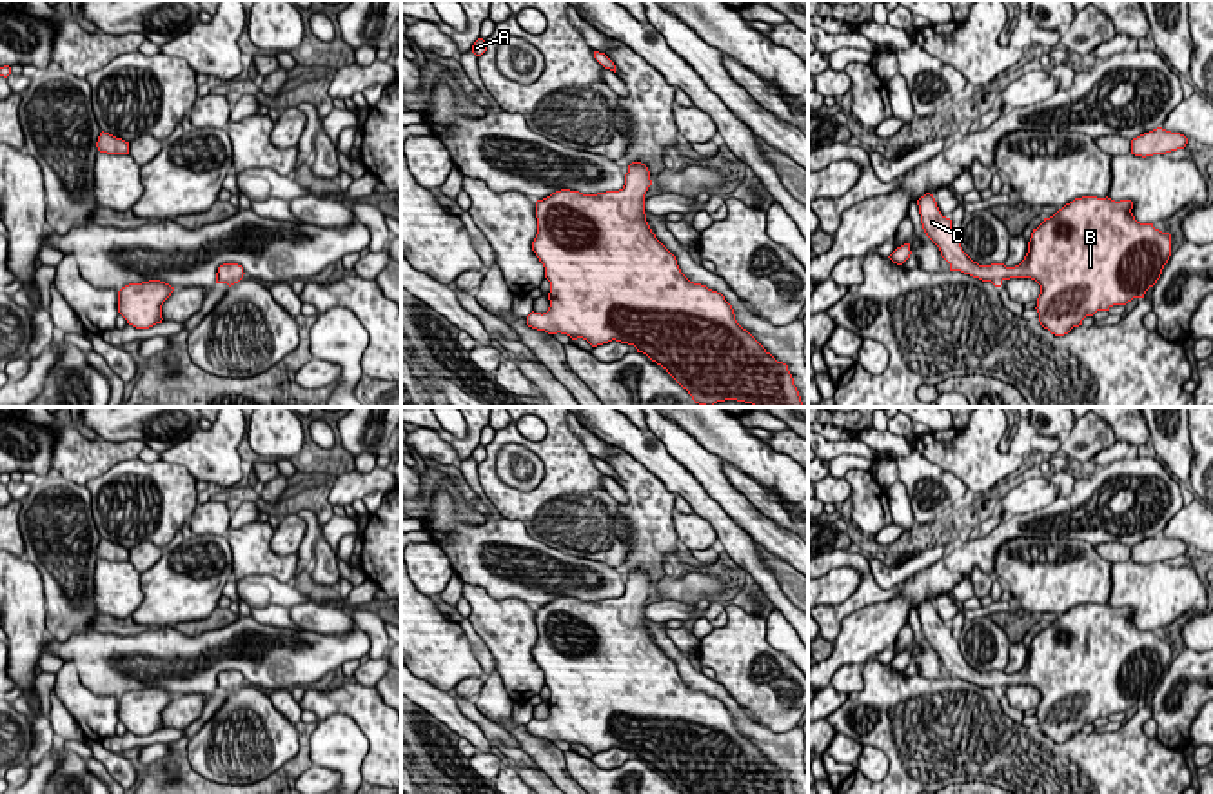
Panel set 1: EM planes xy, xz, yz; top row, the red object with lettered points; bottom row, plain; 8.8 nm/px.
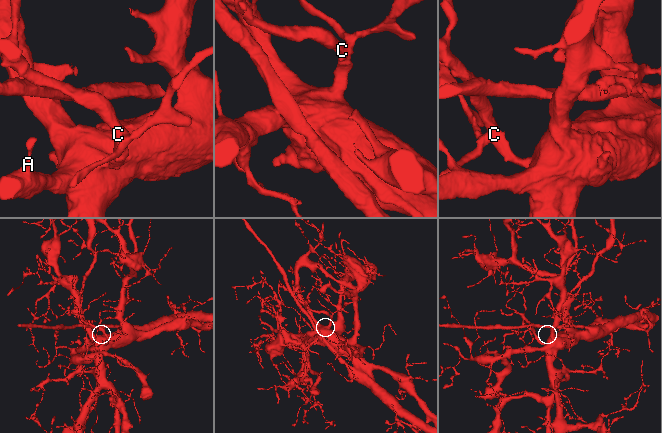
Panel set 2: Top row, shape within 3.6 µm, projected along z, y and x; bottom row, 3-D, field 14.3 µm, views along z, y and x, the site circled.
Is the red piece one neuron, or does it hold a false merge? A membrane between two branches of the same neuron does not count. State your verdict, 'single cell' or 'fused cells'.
single cell

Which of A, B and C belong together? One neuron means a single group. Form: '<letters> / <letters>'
A B C

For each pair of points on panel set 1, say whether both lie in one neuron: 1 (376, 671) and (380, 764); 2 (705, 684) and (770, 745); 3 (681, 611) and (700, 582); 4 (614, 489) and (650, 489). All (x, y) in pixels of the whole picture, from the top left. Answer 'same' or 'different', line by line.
1: different
2: same
3: different
4: different

